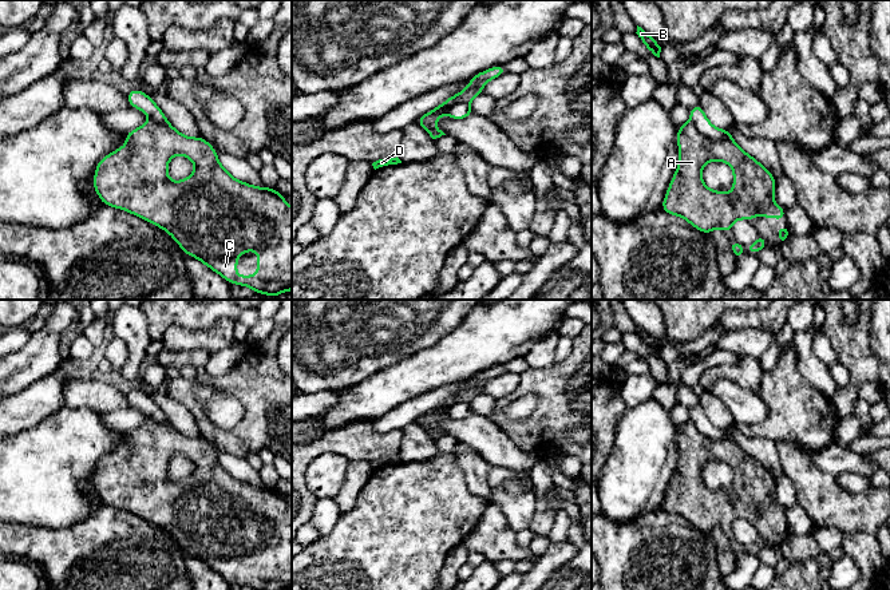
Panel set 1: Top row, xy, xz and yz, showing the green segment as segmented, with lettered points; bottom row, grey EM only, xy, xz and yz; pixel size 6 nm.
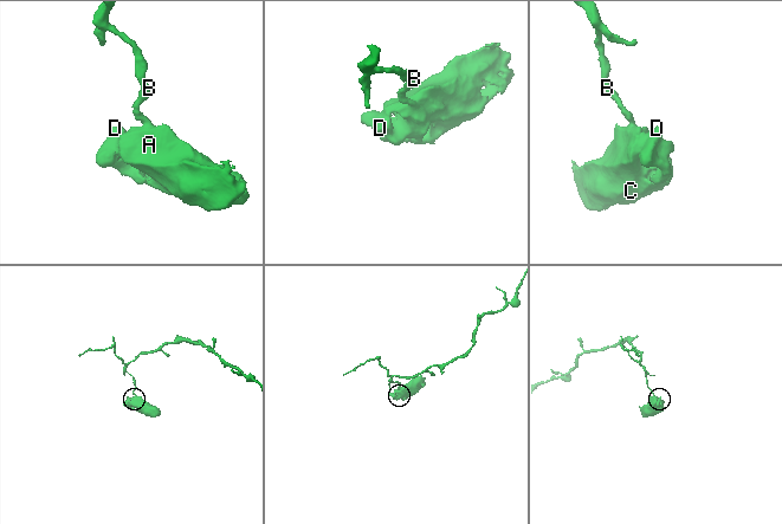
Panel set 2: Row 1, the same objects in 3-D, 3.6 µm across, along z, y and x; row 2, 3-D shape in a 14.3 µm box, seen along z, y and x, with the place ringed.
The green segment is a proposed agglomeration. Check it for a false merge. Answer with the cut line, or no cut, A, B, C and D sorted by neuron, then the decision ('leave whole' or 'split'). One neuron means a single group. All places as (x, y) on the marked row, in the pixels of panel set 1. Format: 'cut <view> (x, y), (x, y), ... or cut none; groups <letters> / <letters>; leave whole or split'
cut yz (689, 121), (707, 137), (731, 139), (734, 142); groups A C D / B; split

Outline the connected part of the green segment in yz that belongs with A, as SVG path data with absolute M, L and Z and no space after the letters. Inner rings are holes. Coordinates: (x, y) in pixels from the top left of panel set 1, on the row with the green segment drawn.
M689 120L677 128L677 146L679 166L661 205L664 211L684 218L705 234L715 227L729 233L735 221L758 218L758 210L760 217L784 221L786 210L774 203L776 179L732 139L707 138ZM712 161L732 167L731 194L704 185L701 170Z

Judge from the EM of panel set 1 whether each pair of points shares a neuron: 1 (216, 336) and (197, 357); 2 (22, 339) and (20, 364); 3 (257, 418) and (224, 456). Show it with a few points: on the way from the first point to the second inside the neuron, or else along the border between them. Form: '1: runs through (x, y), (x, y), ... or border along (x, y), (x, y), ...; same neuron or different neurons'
1: border along (170, 349), (205, 349), (209, 353); different neurons
2: border along (34, 333), (26, 344), (14, 352); different neurons
3: border along (210, 442), (220, 448), (245, 458); different neurons

